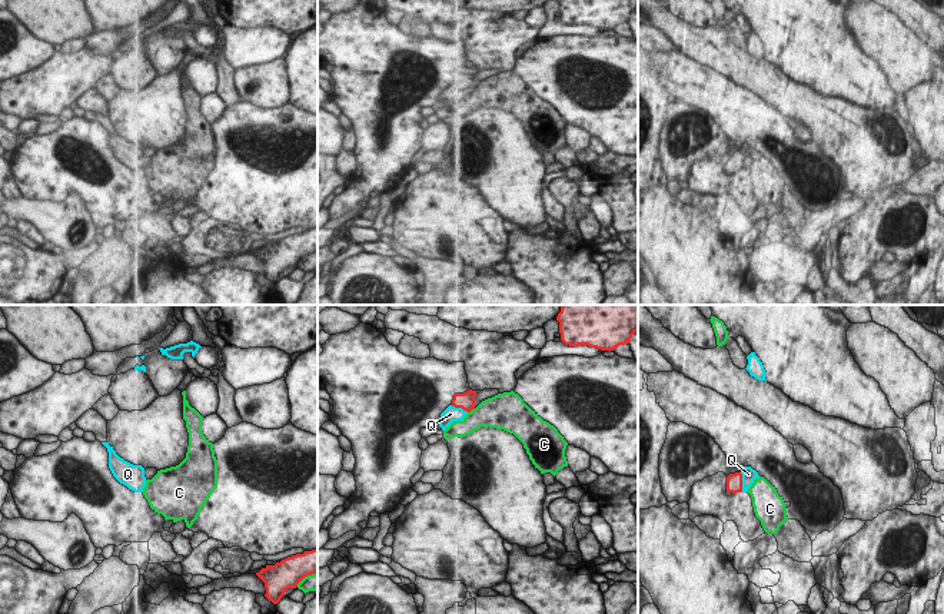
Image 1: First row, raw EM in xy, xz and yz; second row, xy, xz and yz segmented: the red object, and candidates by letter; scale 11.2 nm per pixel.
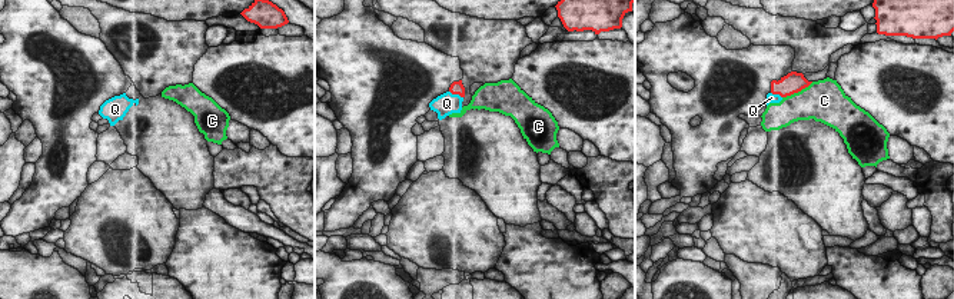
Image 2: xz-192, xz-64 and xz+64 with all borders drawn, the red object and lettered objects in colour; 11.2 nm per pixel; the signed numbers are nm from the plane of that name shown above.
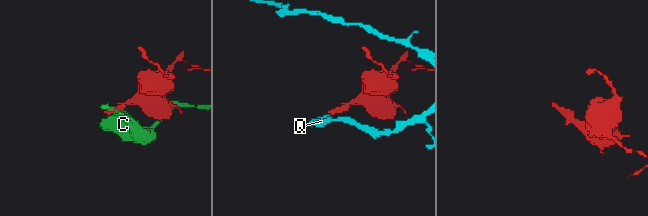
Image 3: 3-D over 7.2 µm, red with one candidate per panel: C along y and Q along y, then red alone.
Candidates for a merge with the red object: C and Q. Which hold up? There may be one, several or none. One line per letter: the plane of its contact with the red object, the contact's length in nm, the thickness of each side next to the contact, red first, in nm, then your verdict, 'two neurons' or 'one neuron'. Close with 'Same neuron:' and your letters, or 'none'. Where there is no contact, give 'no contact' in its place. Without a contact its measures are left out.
C: meets red in xz; contact 110 nm long; 190 nm thick on the red side, 340 nm on the other; two neurons
Q: meets red in yz; contact 220 nm long; 190 nm thick on the red side, 160 nm on the other; one neuron
Same neuron: Q

